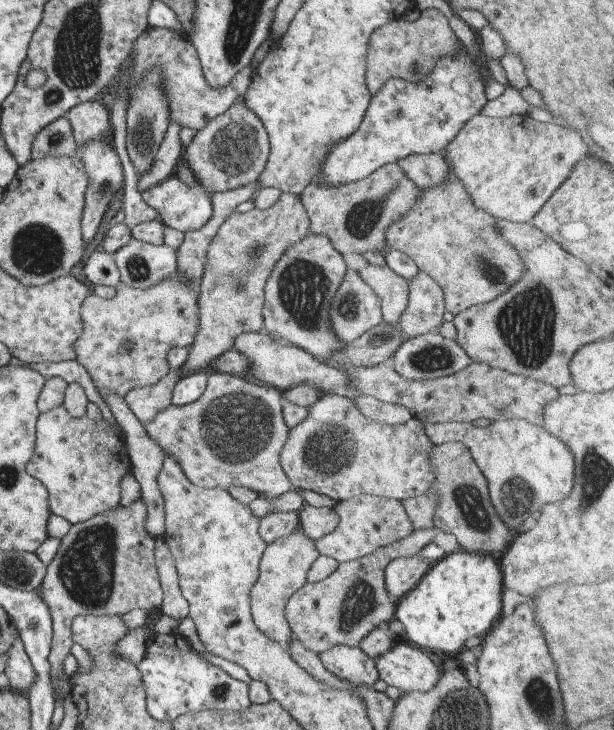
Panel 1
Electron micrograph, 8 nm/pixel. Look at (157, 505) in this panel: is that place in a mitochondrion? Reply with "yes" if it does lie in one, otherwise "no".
no

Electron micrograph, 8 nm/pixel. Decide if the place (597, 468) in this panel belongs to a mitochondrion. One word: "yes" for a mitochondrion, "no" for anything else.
yes

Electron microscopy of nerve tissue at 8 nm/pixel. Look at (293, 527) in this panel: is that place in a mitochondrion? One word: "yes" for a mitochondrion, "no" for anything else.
no

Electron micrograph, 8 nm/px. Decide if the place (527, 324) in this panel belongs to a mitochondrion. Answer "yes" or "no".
yes

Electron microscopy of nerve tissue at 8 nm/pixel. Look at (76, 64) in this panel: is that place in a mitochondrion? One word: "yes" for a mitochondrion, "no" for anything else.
yes

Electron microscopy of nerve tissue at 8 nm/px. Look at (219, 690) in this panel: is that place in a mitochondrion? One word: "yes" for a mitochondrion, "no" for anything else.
yes

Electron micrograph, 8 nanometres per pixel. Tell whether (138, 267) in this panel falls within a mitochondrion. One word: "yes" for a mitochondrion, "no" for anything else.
yes

